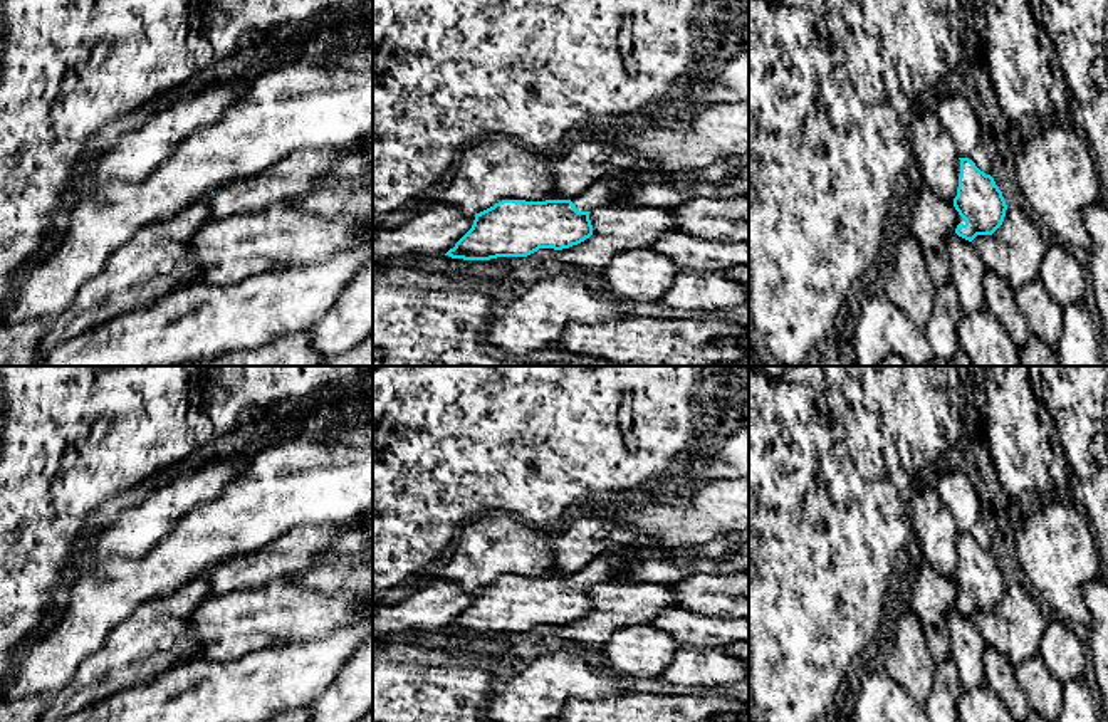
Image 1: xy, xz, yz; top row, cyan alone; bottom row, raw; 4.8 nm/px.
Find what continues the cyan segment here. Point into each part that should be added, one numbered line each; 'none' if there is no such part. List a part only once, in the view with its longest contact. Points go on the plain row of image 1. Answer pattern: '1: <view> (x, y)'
1: xz (608, 566)

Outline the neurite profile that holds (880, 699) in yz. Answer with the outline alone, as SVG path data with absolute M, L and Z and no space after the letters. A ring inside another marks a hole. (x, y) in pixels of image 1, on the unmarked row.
M885 670L868 673L848 722L930 722L918 705Z

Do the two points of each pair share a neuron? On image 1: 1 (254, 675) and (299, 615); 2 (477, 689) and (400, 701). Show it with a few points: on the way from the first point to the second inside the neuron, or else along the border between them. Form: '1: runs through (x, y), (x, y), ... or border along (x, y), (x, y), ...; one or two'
1: border along (316, 640), (267, 643), (240, 657); two
2: border along (390, 685), (410, 685), (415, 690), (417, 704); two

